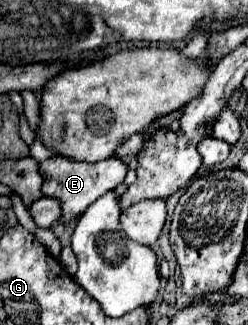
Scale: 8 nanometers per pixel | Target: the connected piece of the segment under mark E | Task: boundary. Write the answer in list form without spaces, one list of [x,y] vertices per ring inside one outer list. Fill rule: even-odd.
[[[51,157],[43,163],[39,163],[39,173],[43,177],[43,197],[53,197],[61,201],[61,221],[69,223],[71,219],[79,217],[93,201],[97,201],[101,195],[105,195],[107,191],[113,191],[117,185],[123,183],[125,173],[127,173],[127,165],[121,159],[109,157],[105,161],[97,161],[97,163],[77,163],[71,161],[67,157]]]

